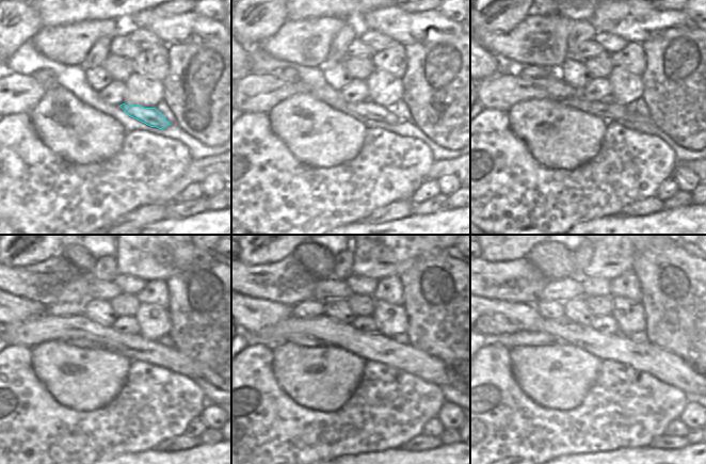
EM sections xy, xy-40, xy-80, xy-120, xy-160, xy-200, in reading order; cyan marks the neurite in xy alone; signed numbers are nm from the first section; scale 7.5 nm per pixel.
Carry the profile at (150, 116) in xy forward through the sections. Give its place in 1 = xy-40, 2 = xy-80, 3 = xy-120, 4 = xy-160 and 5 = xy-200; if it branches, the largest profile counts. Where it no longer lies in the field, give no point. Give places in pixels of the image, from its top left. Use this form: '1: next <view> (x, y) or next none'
1: next xy-40 (367, 109)
2: next xy-80 (610, 111)
3: next xy-120 (74, 341)
4: next xy-160 (300, 339)
5: next xy-200 (510, 341)

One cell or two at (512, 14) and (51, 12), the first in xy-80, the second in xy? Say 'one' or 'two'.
two

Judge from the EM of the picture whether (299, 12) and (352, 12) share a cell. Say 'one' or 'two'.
one

